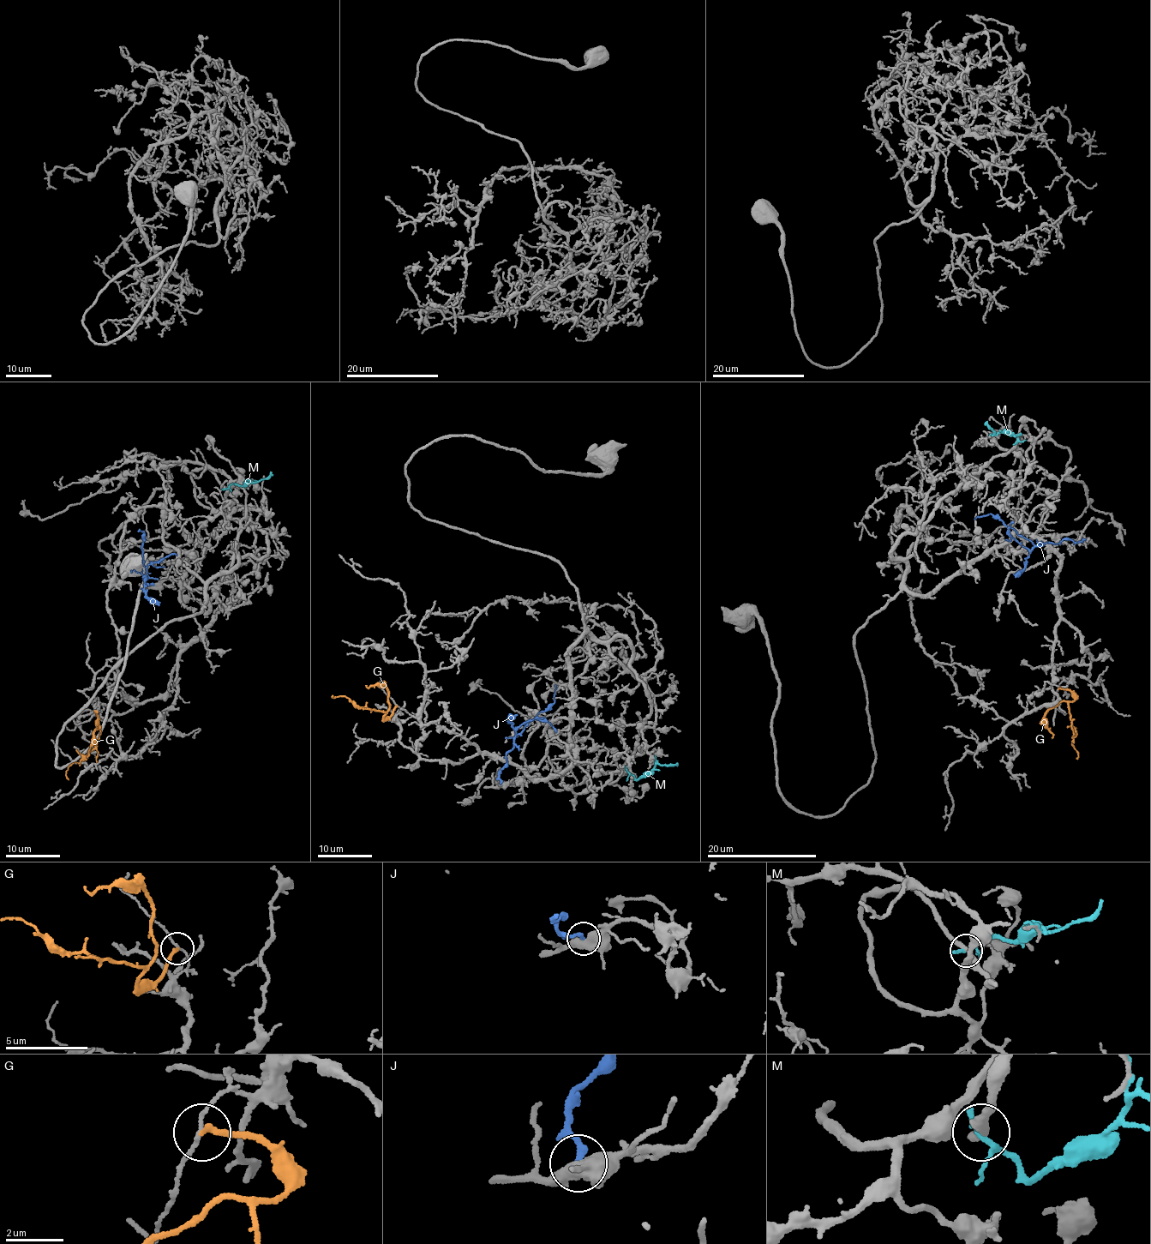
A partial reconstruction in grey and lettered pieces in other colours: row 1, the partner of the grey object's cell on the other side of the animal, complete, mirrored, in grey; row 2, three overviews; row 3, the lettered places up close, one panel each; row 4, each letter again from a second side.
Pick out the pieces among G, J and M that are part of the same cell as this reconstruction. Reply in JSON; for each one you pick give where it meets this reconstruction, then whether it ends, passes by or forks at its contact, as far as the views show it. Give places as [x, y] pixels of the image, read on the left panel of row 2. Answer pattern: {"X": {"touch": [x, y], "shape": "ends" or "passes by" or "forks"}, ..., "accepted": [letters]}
{"accepted": []}

